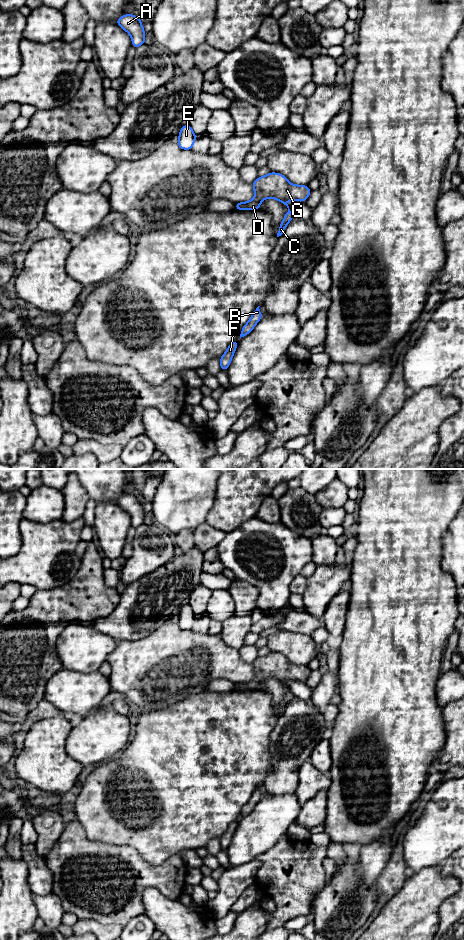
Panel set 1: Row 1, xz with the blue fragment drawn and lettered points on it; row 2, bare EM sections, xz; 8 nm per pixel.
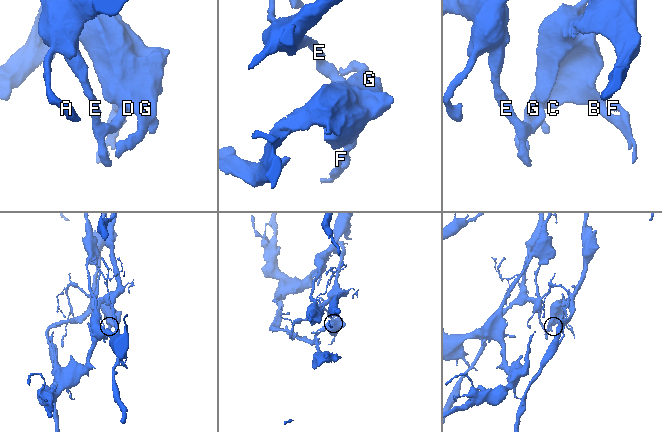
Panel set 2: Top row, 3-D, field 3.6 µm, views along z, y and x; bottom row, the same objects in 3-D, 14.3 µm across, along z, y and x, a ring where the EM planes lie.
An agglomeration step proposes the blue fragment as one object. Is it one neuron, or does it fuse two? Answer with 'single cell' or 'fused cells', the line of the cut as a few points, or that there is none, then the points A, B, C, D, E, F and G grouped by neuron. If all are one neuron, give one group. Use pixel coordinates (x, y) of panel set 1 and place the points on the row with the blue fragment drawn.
fused cells | xz (245, 202), (241, 209) | A E / B C D F G

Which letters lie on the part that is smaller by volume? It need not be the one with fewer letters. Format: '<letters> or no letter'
B, C, D, F, G

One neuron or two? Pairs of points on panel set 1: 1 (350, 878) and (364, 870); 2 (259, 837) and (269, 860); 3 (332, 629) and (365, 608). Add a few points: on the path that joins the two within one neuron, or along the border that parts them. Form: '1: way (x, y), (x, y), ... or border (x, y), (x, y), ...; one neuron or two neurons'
1: border (358, 858), (357, 875), (365, 884), (374, 884); two neurons
2: border (283, 835), (271, 847), (255, 858); two neurons
3: border (350, 598), (345, 626), (341, 635); two neurons

